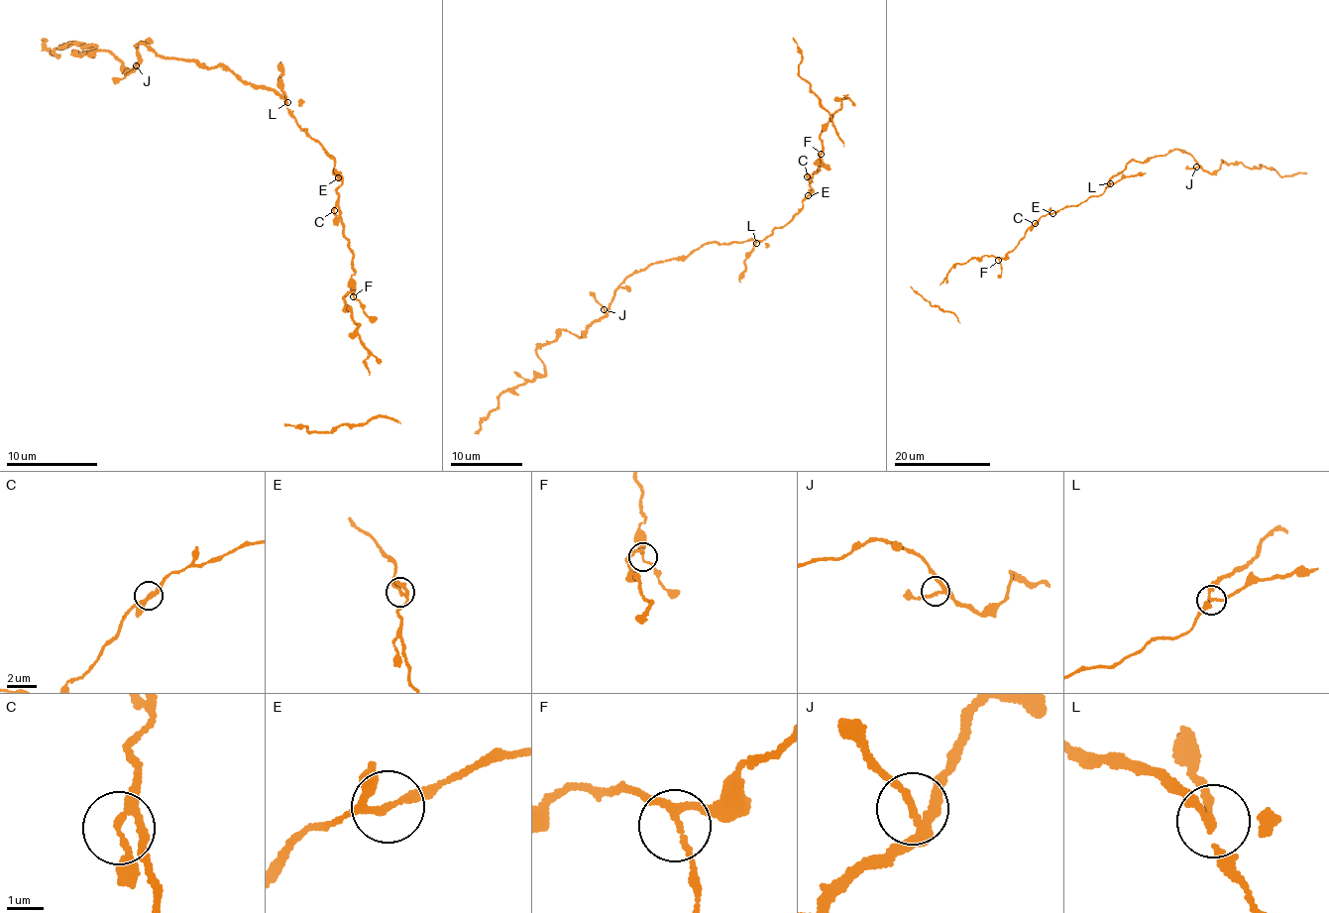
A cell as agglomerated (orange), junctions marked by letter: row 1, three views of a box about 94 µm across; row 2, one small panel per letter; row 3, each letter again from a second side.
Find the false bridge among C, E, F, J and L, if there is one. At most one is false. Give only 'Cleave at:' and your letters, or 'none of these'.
Cleave at: L

